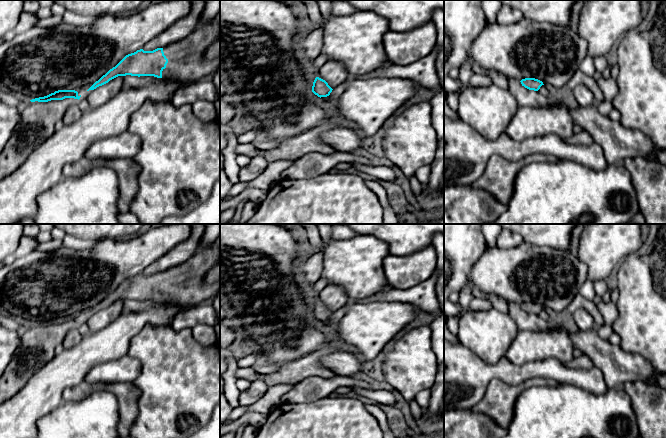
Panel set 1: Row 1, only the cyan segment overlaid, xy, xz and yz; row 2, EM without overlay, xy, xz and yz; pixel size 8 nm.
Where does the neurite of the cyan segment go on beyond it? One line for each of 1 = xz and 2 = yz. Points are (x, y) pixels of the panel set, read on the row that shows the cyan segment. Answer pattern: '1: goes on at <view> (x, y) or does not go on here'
1: does not go on here
2: does not go on here

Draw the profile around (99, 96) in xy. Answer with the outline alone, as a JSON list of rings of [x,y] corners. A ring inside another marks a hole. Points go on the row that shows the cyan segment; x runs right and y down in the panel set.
[[[118,76],[94,90],[87,91],[86,99],[89,108],[97,108],[113,98],[117,92],[123,88],[124,77],[125,76]]]

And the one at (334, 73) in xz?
[[[327,61],[316,73],[316,77],[325,80],[334,89],[344,83],[349,77],[345,66],[337,61]]]

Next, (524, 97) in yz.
[[[508,79],[509,91],[514,96],[518,106],[548,107],[565,106],[560,100],[543,96],[538,91],[525,88],[517,79]]]

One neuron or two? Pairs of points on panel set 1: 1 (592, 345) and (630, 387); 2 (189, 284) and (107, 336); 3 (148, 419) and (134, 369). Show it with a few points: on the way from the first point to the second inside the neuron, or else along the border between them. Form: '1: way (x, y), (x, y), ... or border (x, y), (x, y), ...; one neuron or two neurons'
1: border (646, 381), (627, 381), (622, 387); two neurons
2: border (162, 301), (185, 304); two neurons
3: border (127, 355), (140, 363), (140, 373), (132, 382); two neurons

